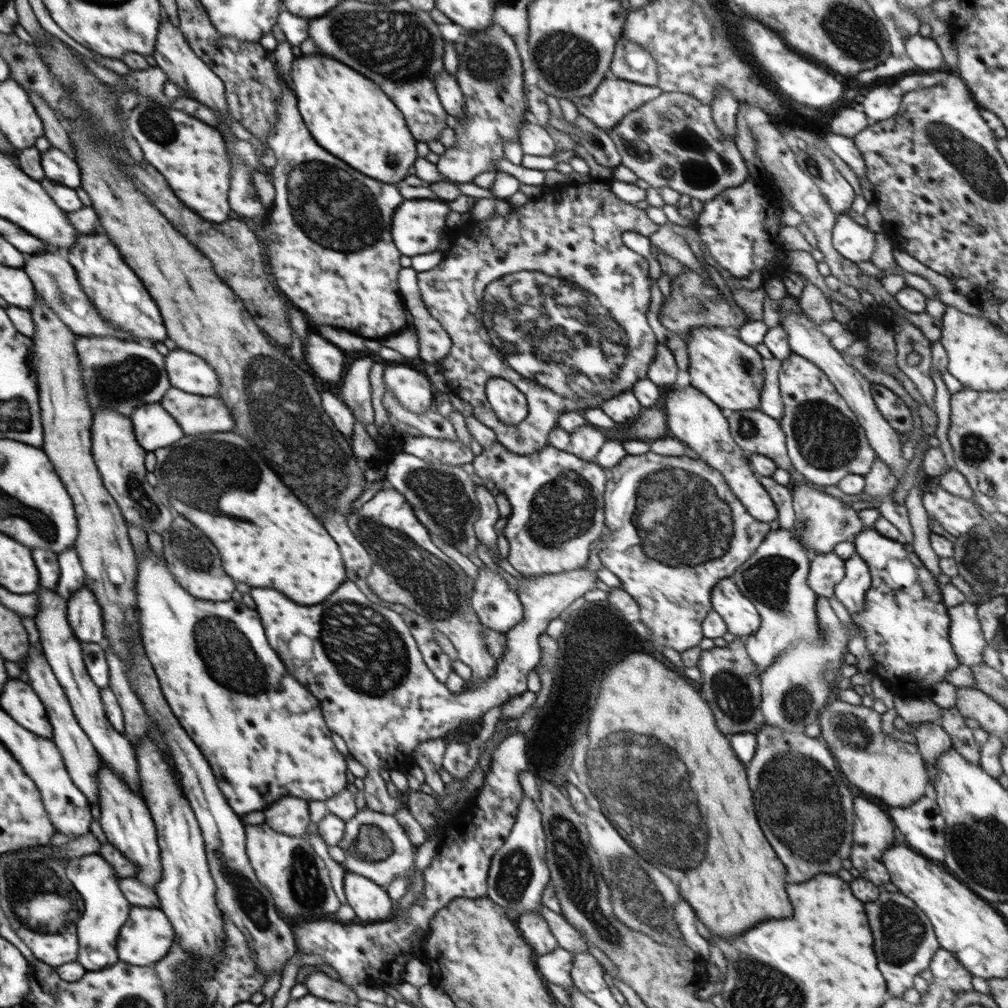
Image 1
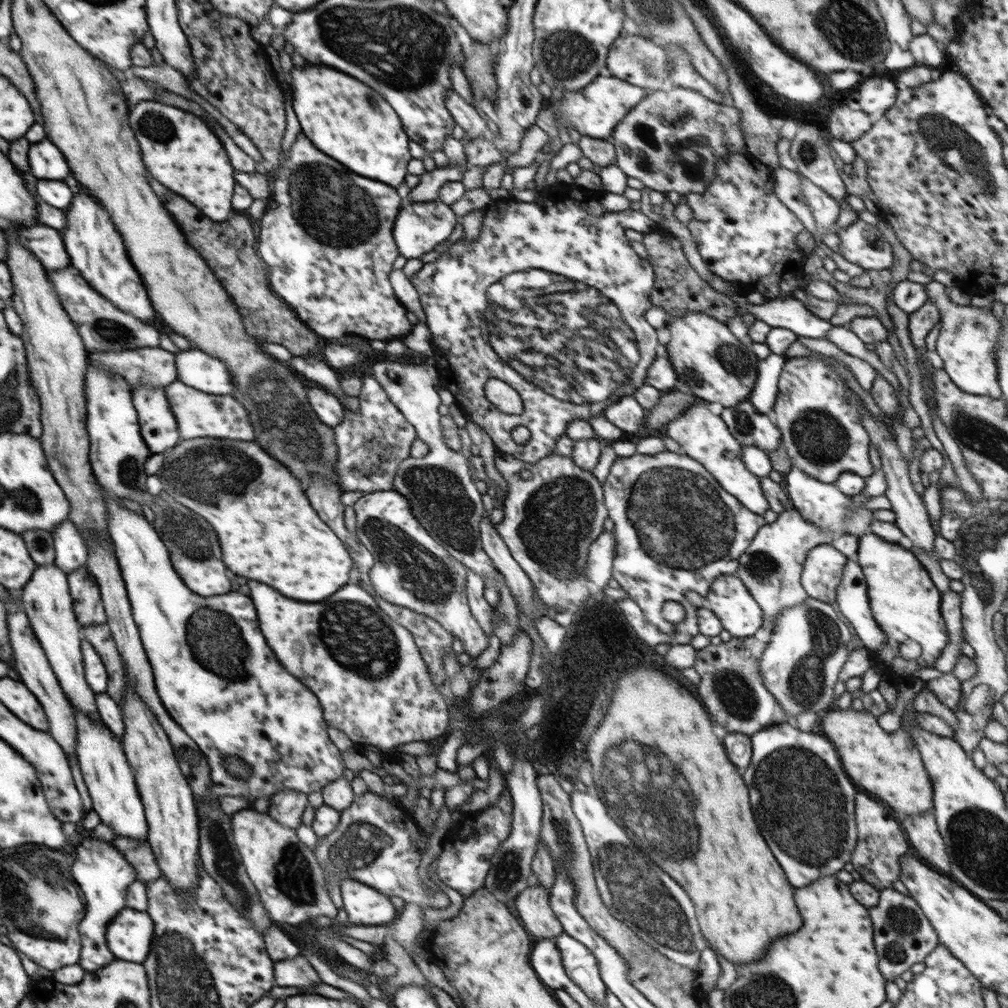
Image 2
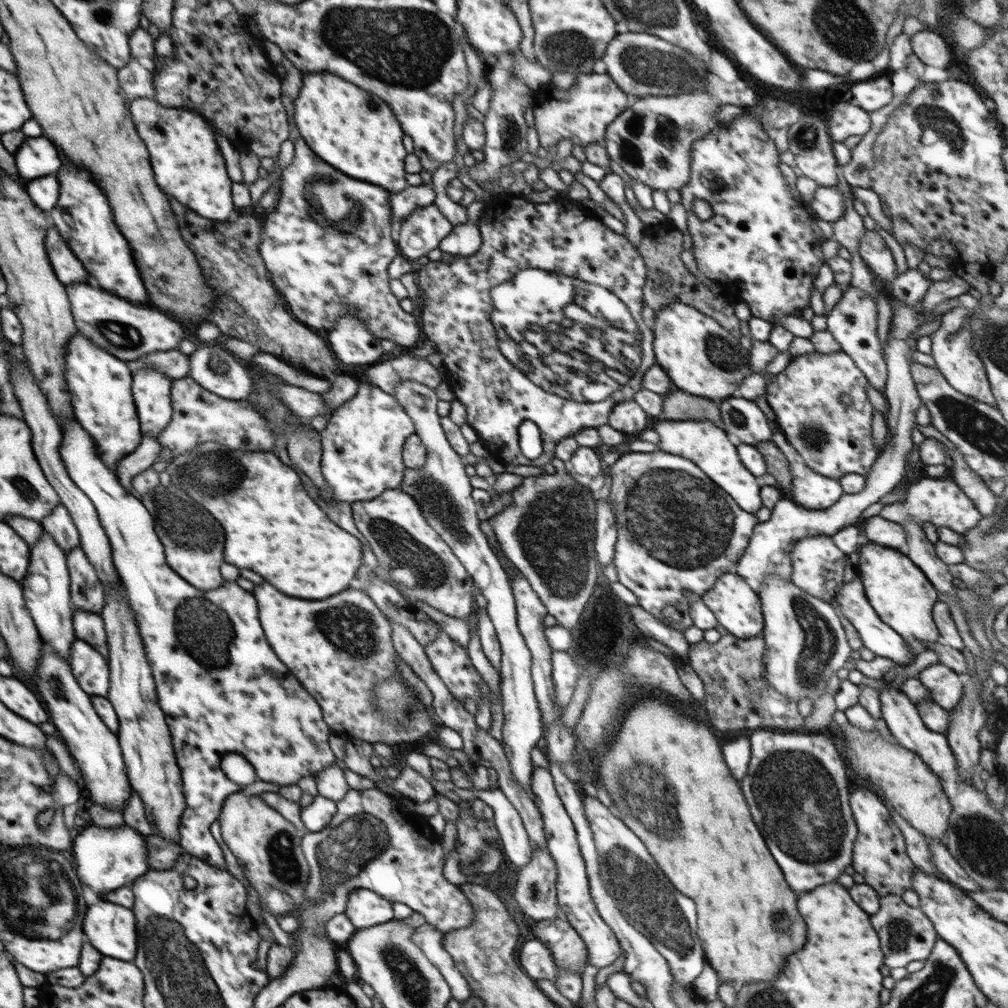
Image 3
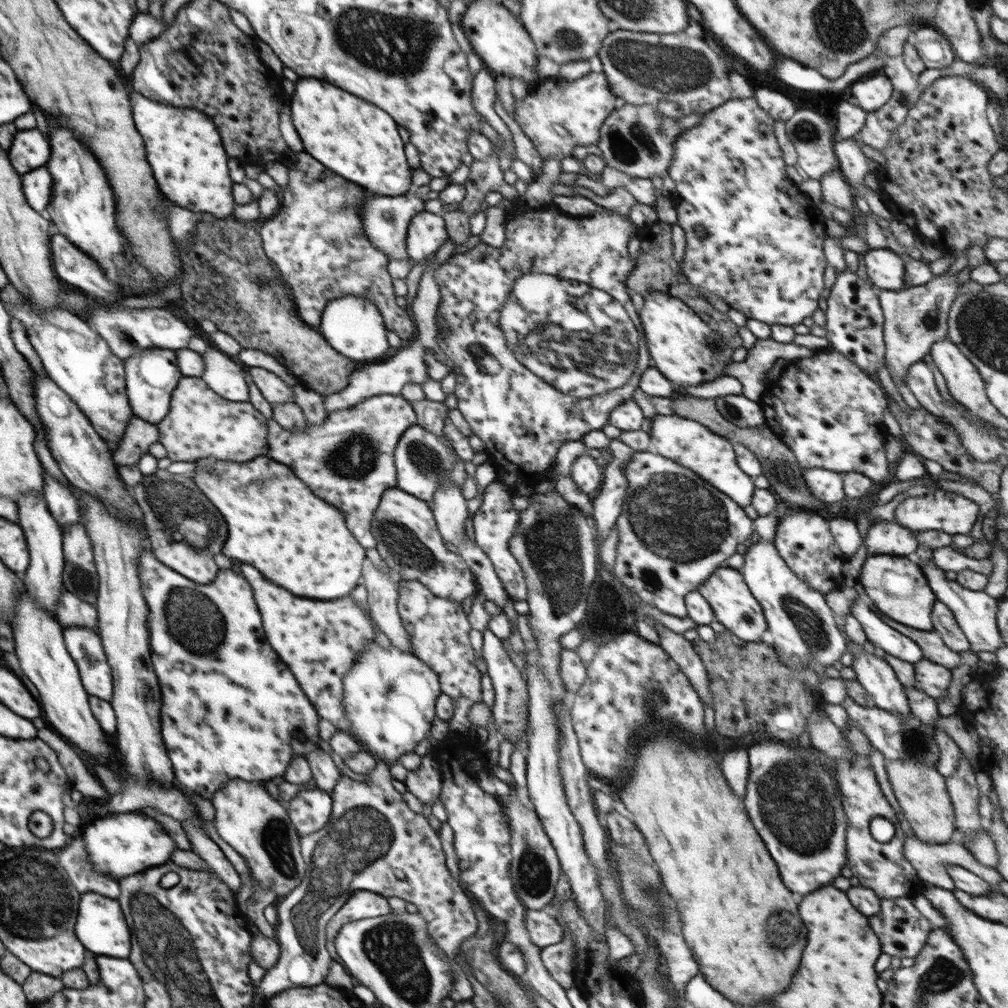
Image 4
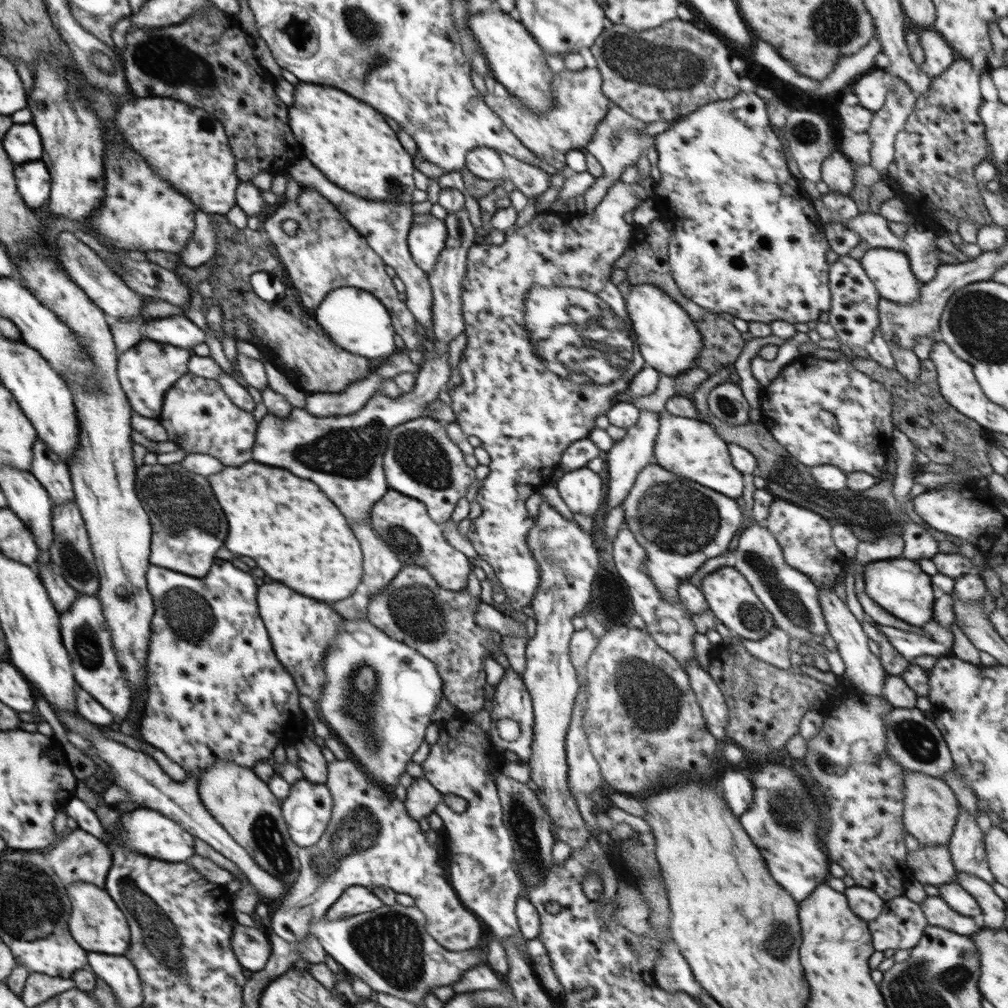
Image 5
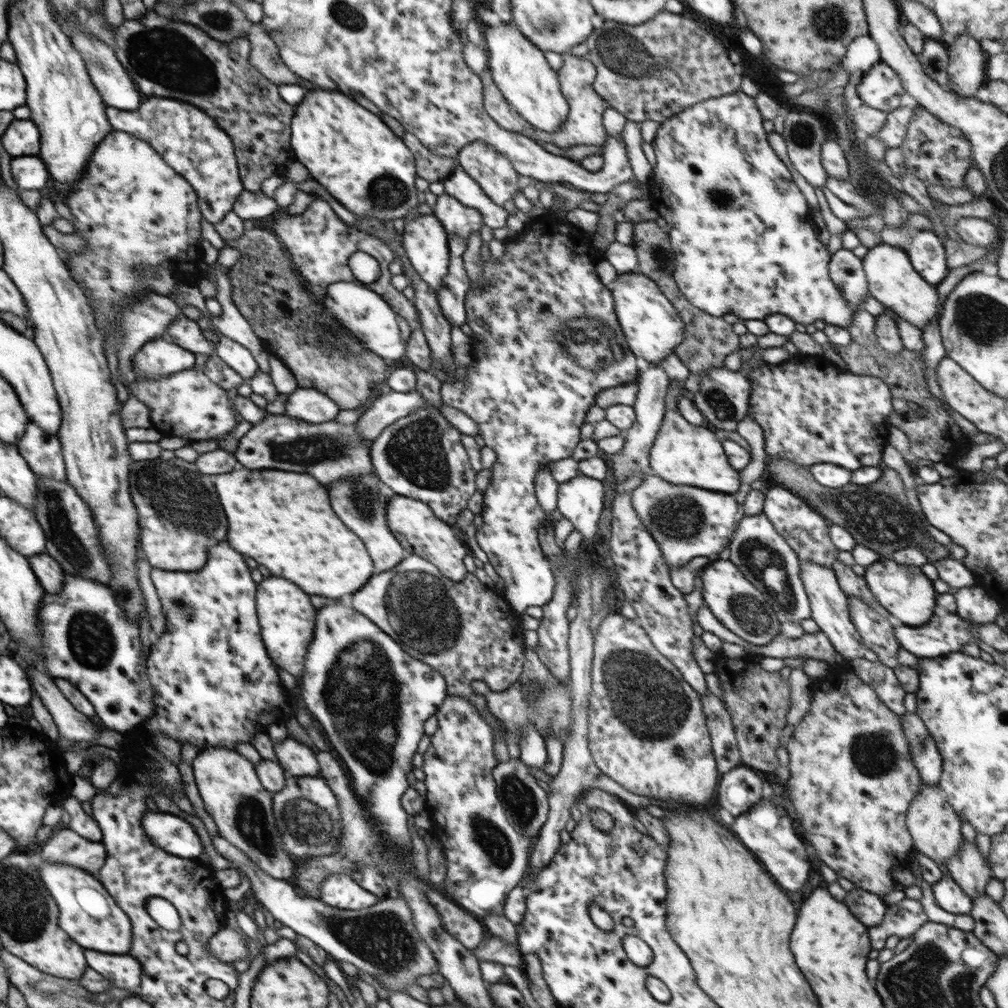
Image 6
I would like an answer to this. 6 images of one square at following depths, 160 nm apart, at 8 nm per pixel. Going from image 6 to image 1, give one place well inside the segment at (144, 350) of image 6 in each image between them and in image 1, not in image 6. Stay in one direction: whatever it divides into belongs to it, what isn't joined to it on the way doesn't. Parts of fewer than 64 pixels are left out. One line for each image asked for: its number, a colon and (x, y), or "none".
1: (154, 428)
2: (157, 424)
3: (151, 388)
4: (151, 375)
5: (147, 370)

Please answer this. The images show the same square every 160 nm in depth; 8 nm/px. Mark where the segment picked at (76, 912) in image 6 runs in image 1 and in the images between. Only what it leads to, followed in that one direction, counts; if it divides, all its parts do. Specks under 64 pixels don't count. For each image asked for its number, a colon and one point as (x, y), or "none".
1: (146, 937)
2: (130, 936)
3: (111, 928)
4: (101, 927)
5: (96, 923)

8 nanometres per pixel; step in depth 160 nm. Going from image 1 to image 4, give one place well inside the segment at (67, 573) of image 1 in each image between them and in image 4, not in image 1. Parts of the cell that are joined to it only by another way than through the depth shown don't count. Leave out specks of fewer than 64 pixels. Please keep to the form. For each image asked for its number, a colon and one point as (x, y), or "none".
2: (70, 550)
3: (59, 524)
4: (63, 505)

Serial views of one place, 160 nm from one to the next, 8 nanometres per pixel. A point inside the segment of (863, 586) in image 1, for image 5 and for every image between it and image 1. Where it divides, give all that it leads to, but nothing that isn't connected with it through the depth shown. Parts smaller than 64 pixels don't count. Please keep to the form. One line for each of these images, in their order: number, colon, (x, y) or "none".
2: (854, 607)
3: (877, 636)
4: (878, 632)
5: (938, 641)

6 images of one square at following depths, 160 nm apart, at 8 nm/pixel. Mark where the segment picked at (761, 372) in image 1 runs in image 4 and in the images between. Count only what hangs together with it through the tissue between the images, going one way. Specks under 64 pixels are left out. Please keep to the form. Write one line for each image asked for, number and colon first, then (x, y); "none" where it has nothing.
2: (715, 365)
3: (701, 357)
4: (683, 347)

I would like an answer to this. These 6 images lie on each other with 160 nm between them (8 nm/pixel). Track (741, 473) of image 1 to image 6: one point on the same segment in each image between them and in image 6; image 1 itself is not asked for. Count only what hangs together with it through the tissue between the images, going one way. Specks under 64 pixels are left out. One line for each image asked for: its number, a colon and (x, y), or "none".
2: (702, 435)
3: (701, 442)
4: (685, 441)
5: (686, 446)
6: (682, 453)

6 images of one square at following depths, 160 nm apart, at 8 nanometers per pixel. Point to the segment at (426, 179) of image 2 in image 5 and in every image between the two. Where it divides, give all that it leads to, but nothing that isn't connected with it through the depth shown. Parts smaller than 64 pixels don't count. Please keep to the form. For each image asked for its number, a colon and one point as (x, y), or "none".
3: (402, 204)
4: (385, 218)
5: (385, 225)

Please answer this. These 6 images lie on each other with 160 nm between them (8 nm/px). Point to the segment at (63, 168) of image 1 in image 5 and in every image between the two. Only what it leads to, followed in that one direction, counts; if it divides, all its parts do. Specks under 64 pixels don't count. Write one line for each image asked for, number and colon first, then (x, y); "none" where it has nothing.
2: (46, 160)
3: (36, 157)
4: (30, 150)
5: (22, 142)

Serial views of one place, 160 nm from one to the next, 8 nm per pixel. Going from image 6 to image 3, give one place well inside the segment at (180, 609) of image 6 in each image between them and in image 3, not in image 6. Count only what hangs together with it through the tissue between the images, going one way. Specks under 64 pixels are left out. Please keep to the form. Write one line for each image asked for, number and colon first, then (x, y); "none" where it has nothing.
3: (222, 689)
4: (230, 708)
5: (216, 692)

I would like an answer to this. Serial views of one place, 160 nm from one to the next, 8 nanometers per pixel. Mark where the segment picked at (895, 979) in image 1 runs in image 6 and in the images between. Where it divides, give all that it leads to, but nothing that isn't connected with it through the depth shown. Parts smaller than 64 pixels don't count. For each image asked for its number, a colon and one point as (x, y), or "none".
2: (903, 936)
3: (906, 935)
4: (903, 931)
5: (903, 923)
6: (903, 920)

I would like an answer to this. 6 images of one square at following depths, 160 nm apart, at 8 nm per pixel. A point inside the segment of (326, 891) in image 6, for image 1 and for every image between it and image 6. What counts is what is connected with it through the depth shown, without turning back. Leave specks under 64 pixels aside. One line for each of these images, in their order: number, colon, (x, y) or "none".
1: (369, 901)
2: (364, 905)
3: (364, 909)
4: (362, 904)
5: (356, 900)

